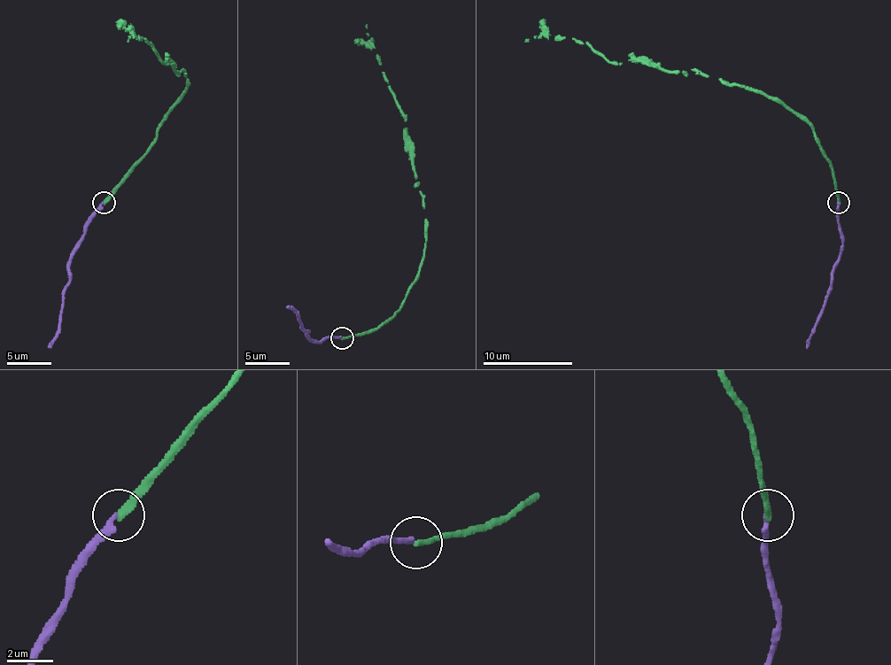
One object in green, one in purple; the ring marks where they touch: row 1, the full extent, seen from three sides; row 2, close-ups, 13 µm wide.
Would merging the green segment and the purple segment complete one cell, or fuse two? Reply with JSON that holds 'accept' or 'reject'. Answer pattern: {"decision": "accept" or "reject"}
{"decision": "reject"}

